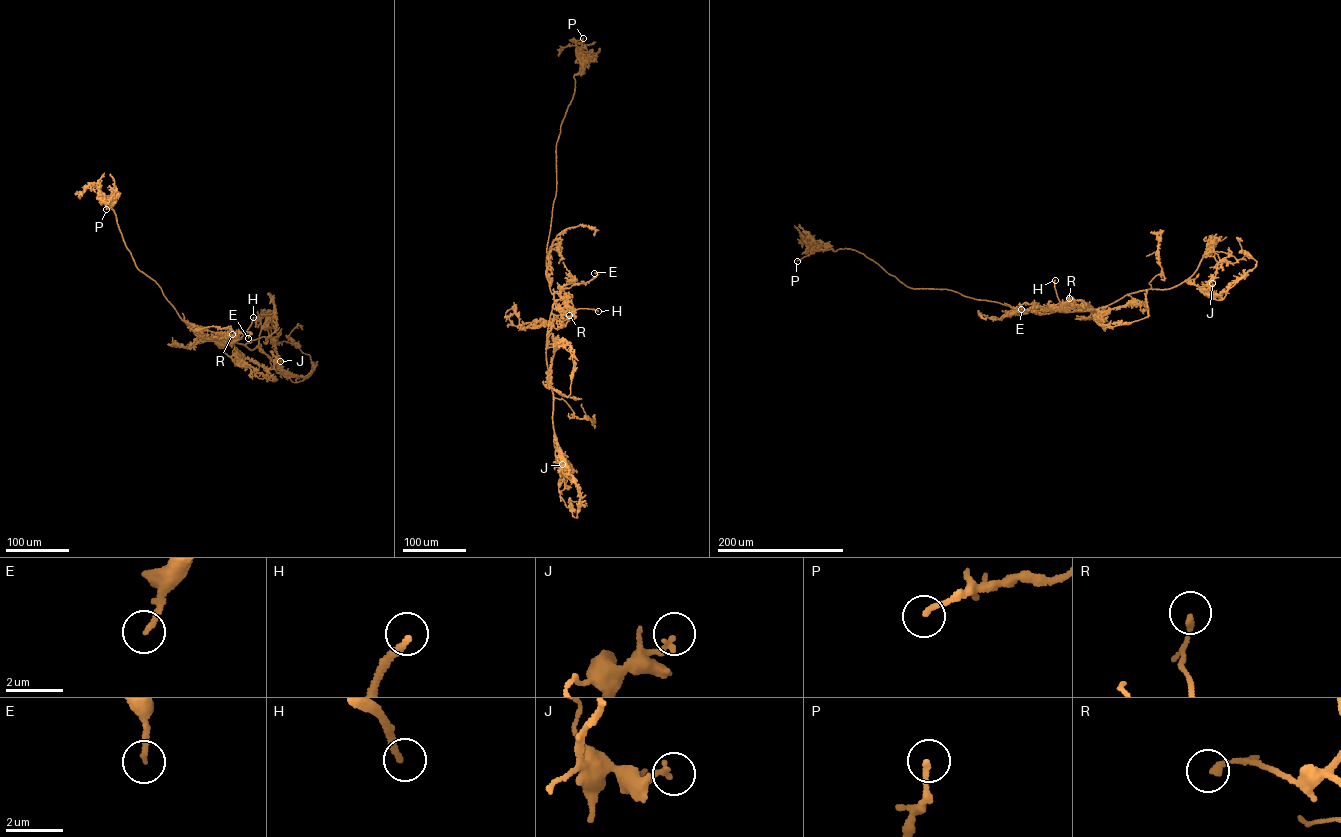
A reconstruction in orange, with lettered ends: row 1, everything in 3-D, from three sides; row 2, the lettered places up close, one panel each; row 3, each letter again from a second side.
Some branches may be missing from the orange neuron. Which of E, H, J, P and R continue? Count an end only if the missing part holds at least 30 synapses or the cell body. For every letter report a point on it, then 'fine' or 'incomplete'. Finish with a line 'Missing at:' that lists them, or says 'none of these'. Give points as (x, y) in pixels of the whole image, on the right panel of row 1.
E: place (1021, 309); fine
H: place (1055, 280); incomplete
J: place (1212, 283); fine
P: place (797, 261); fine
R: place (1069, 298); fine
Missing at: H

